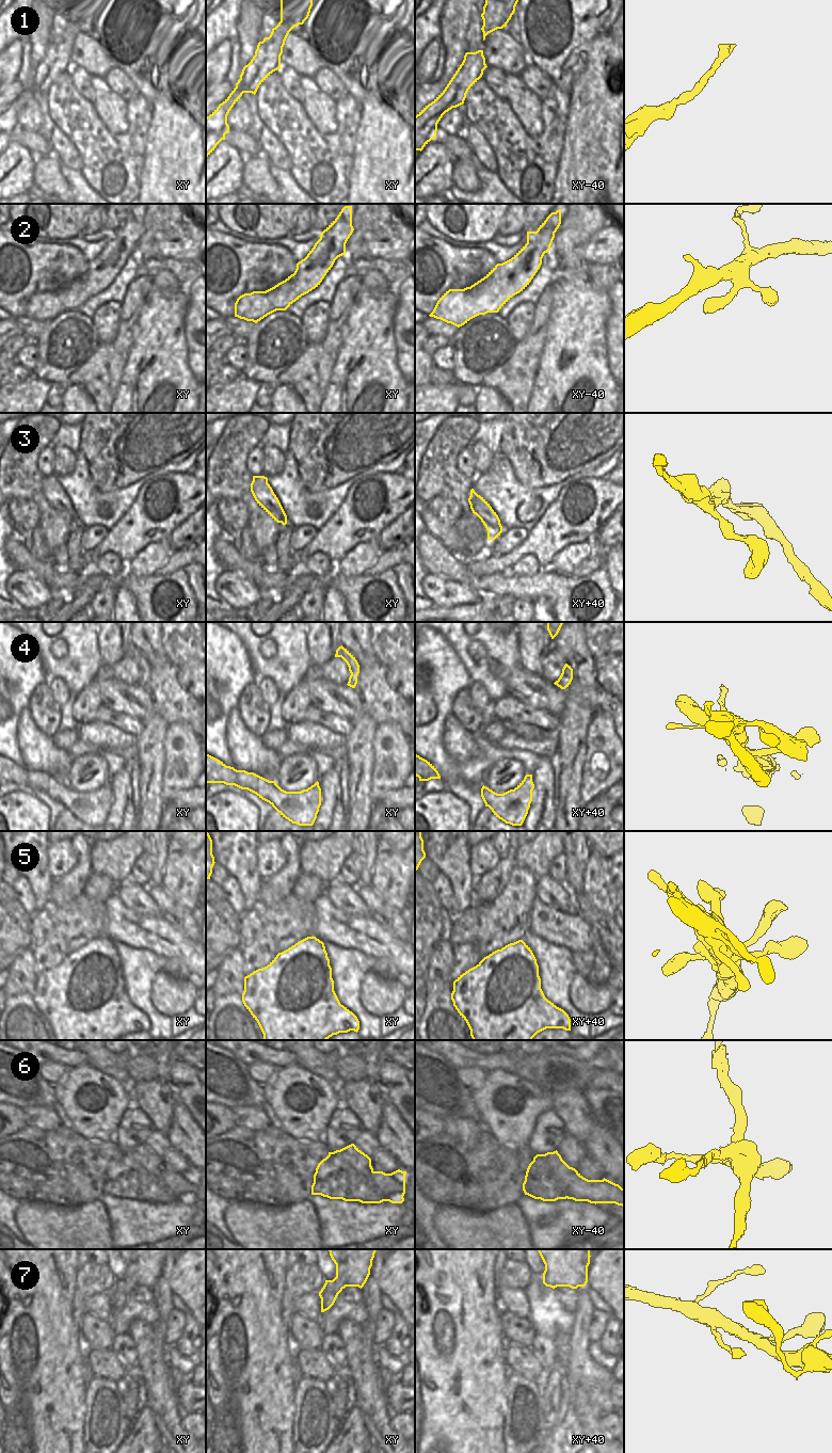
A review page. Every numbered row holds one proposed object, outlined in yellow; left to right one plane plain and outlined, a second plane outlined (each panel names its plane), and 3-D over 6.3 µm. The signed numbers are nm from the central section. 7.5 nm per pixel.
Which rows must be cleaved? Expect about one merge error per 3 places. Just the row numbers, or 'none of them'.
6

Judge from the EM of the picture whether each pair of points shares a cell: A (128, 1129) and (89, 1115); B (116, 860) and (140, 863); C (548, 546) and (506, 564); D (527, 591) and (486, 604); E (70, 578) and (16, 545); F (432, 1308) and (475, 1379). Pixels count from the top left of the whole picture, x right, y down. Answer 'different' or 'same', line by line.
A: different
B: different
C: same
D: different
E: same
F: same

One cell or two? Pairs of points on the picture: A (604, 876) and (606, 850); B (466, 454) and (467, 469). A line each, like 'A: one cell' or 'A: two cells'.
A: two cells
B: one cell

